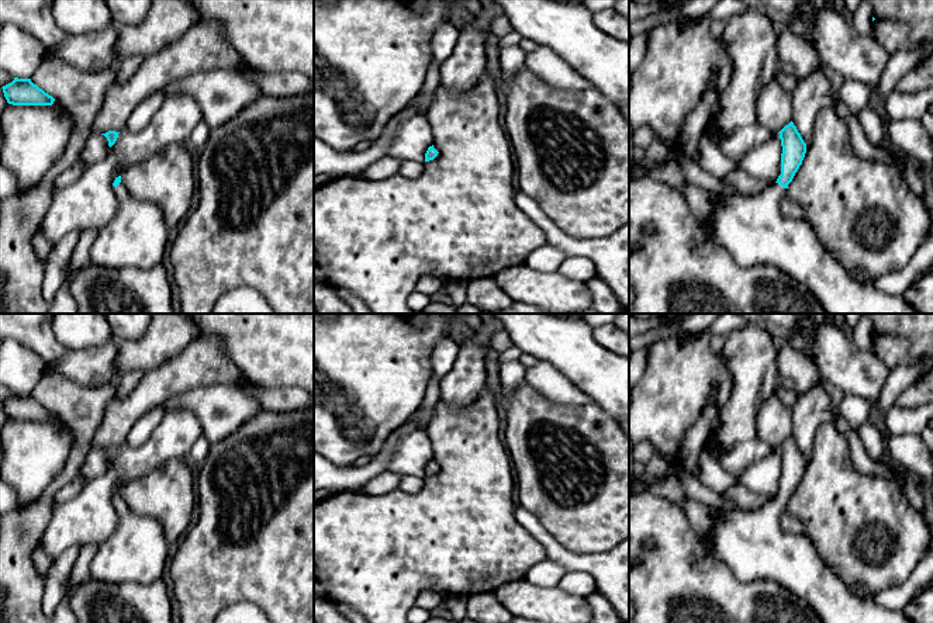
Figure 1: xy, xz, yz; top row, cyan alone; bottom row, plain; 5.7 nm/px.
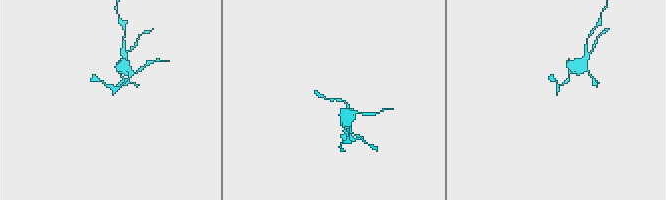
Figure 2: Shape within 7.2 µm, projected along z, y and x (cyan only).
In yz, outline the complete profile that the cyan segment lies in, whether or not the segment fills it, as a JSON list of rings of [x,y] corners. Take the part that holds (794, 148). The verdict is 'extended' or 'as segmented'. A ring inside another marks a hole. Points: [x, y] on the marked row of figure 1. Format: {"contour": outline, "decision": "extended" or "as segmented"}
{"contour": [[[791,121],[780,132],[781,174],[777,181],[757,195],[718,195],[712,194],[719,204],[715,212],[704,219],[709,238],[725,246],[736,263],[743,267],[774,266],[785,271],[794,280],[802,283],[816,297],[826,314],[918,314],[902,295],[887,294],[854,278],[820,243],[816,232],[805,221],[785,218],[780,203],[785,198],[788,184],[806,153],[796,127]]], "decision": "extended"}

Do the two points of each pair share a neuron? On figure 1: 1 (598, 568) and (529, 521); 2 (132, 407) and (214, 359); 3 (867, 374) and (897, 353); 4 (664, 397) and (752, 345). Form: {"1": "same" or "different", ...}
{"1": "same", "2": "same", "3": "different", "4": "different"}

